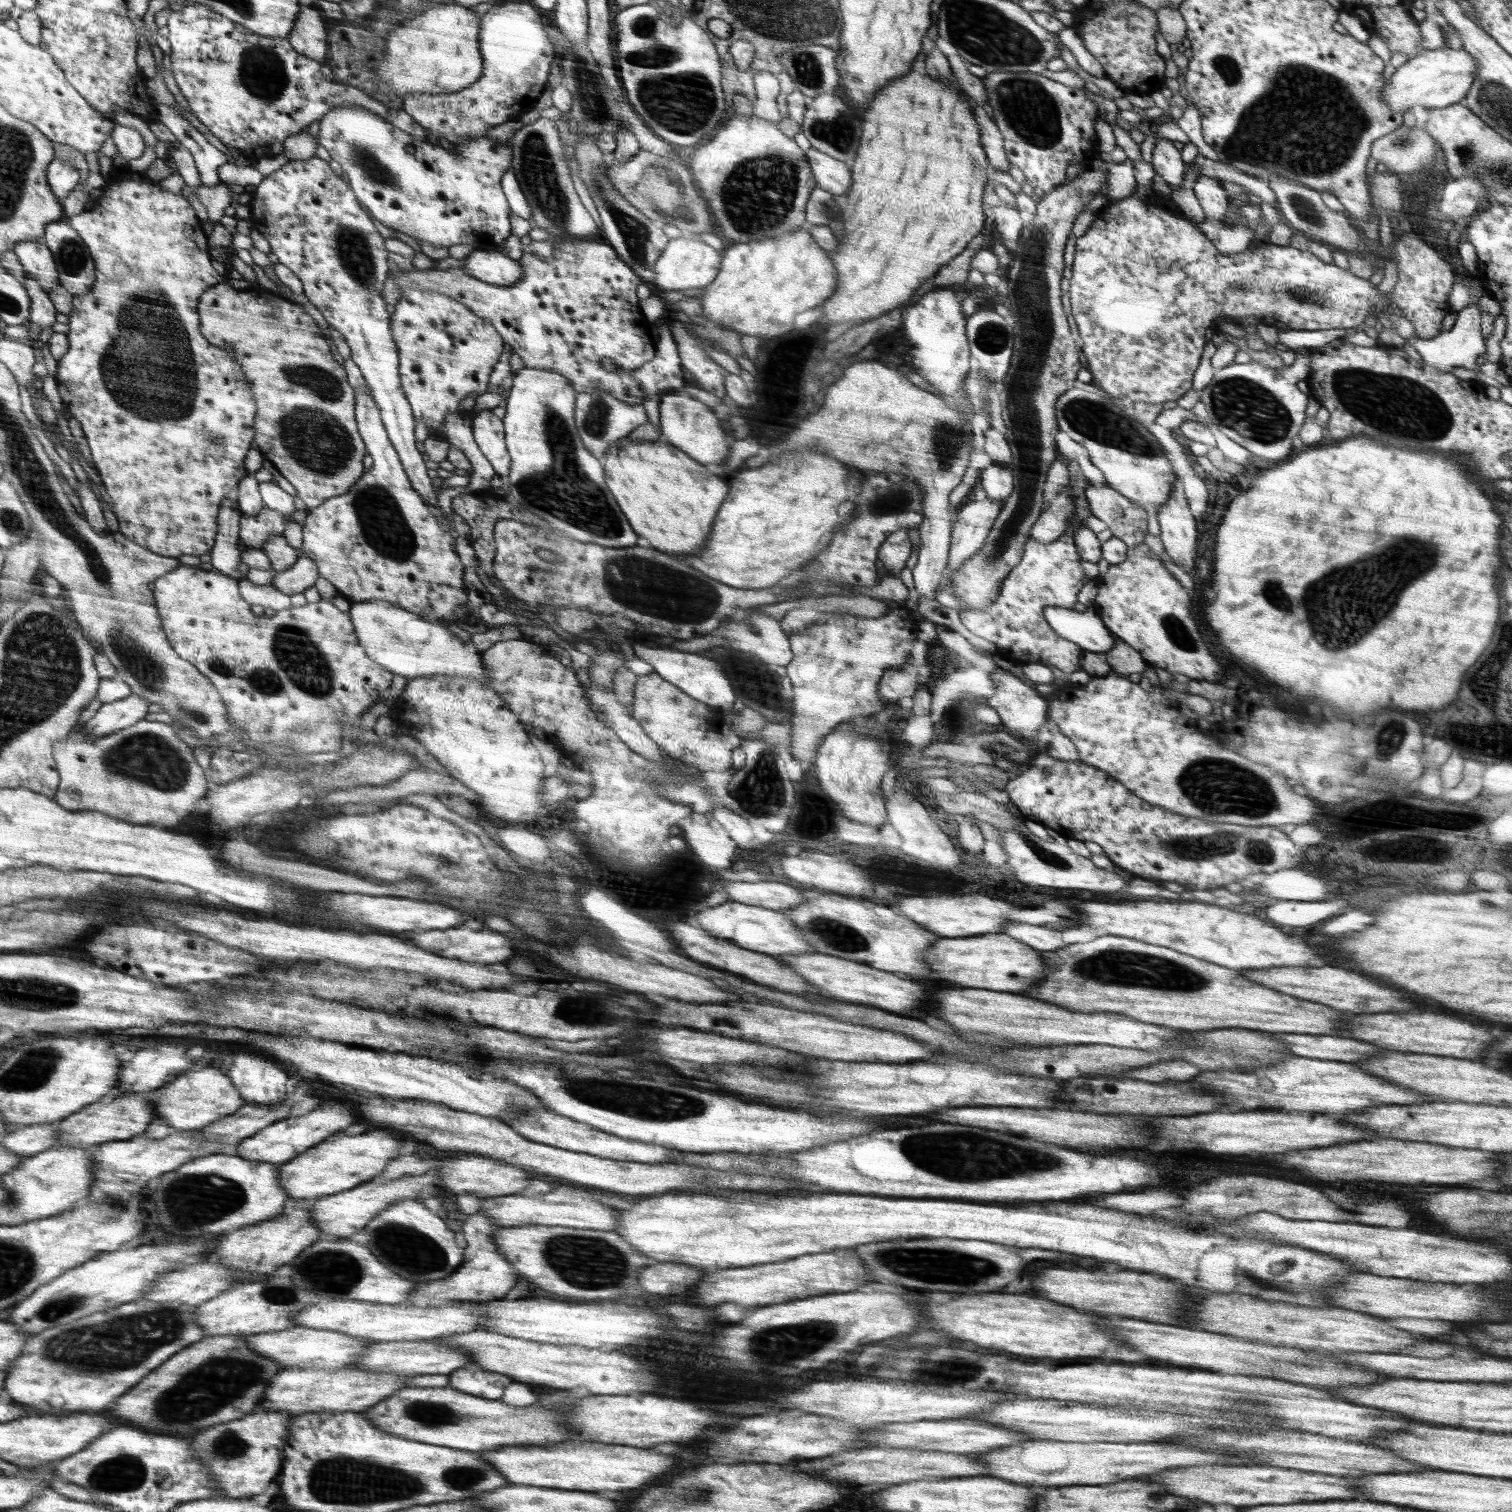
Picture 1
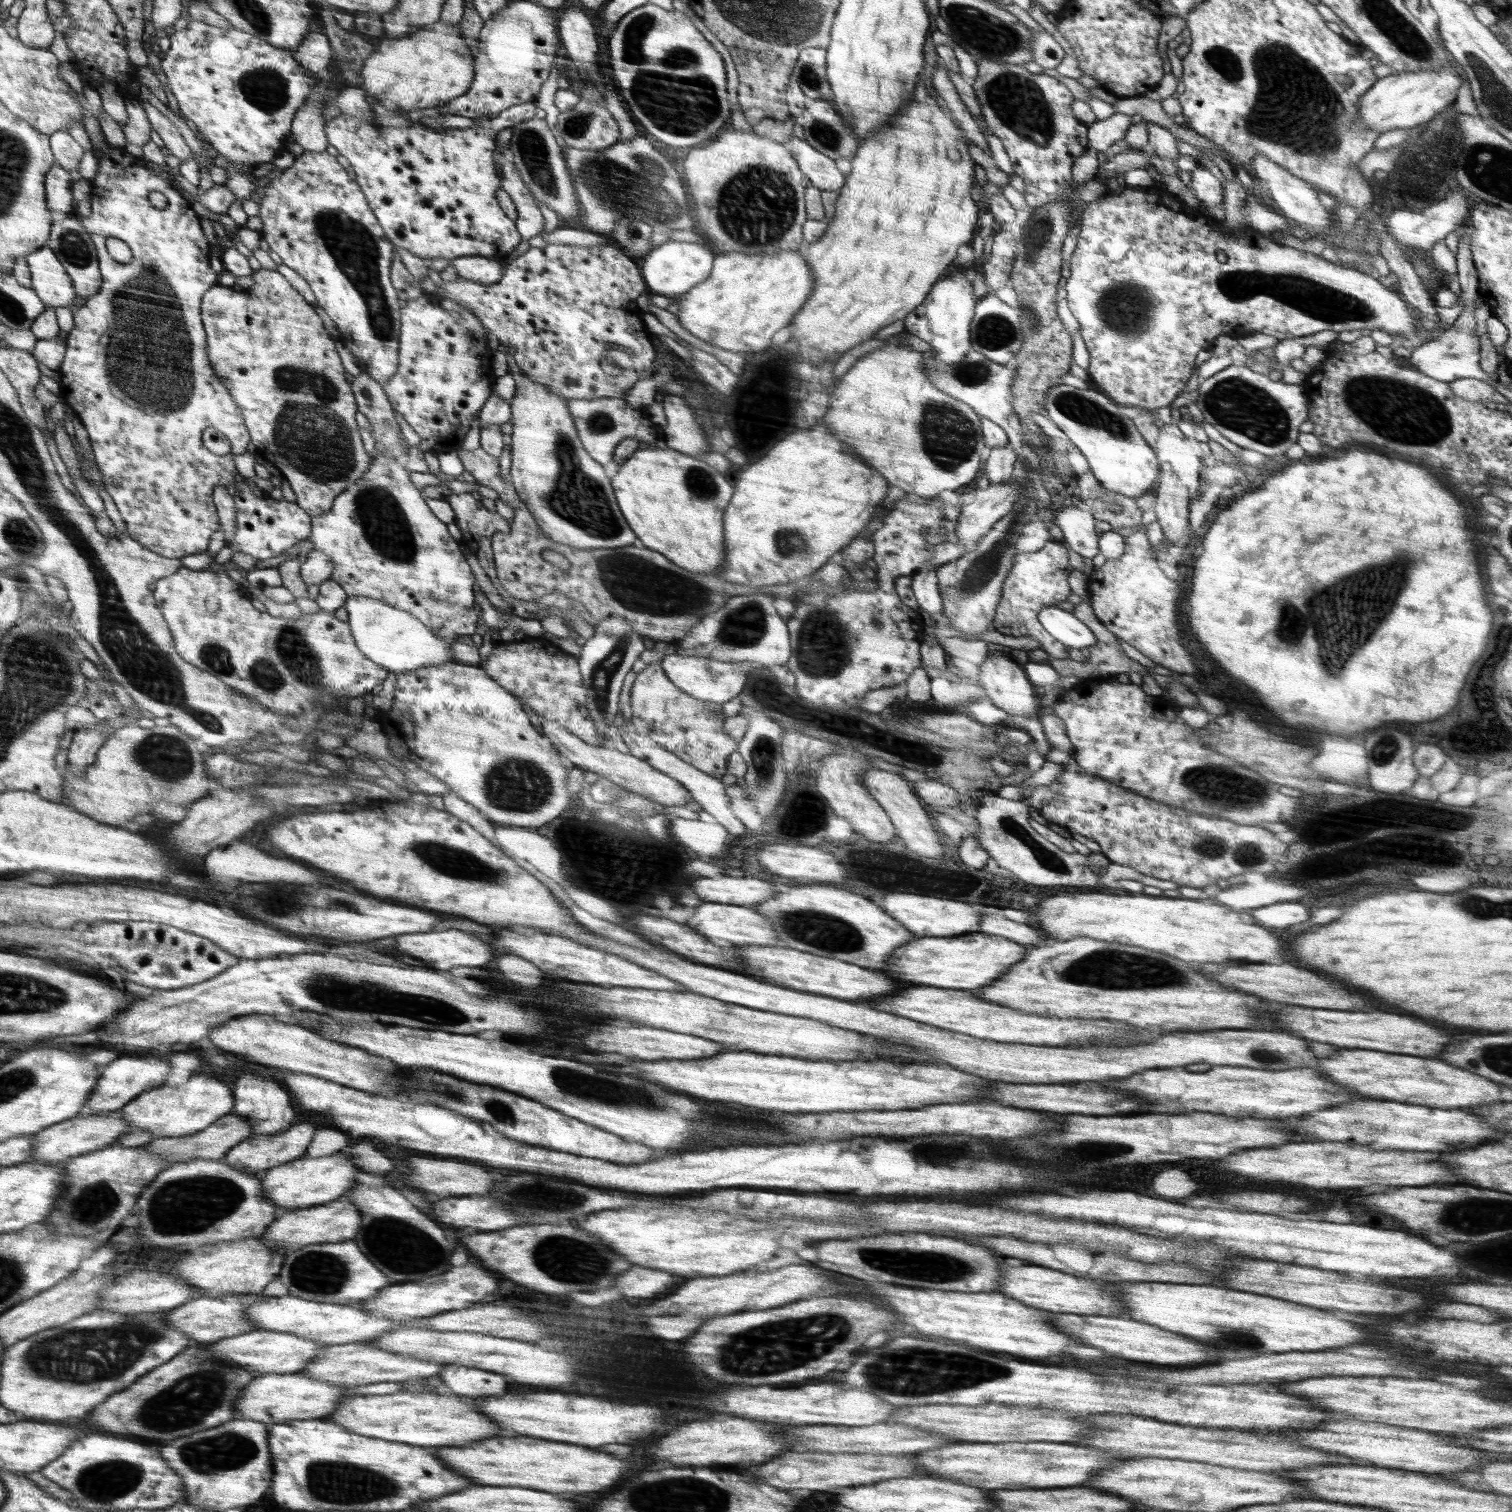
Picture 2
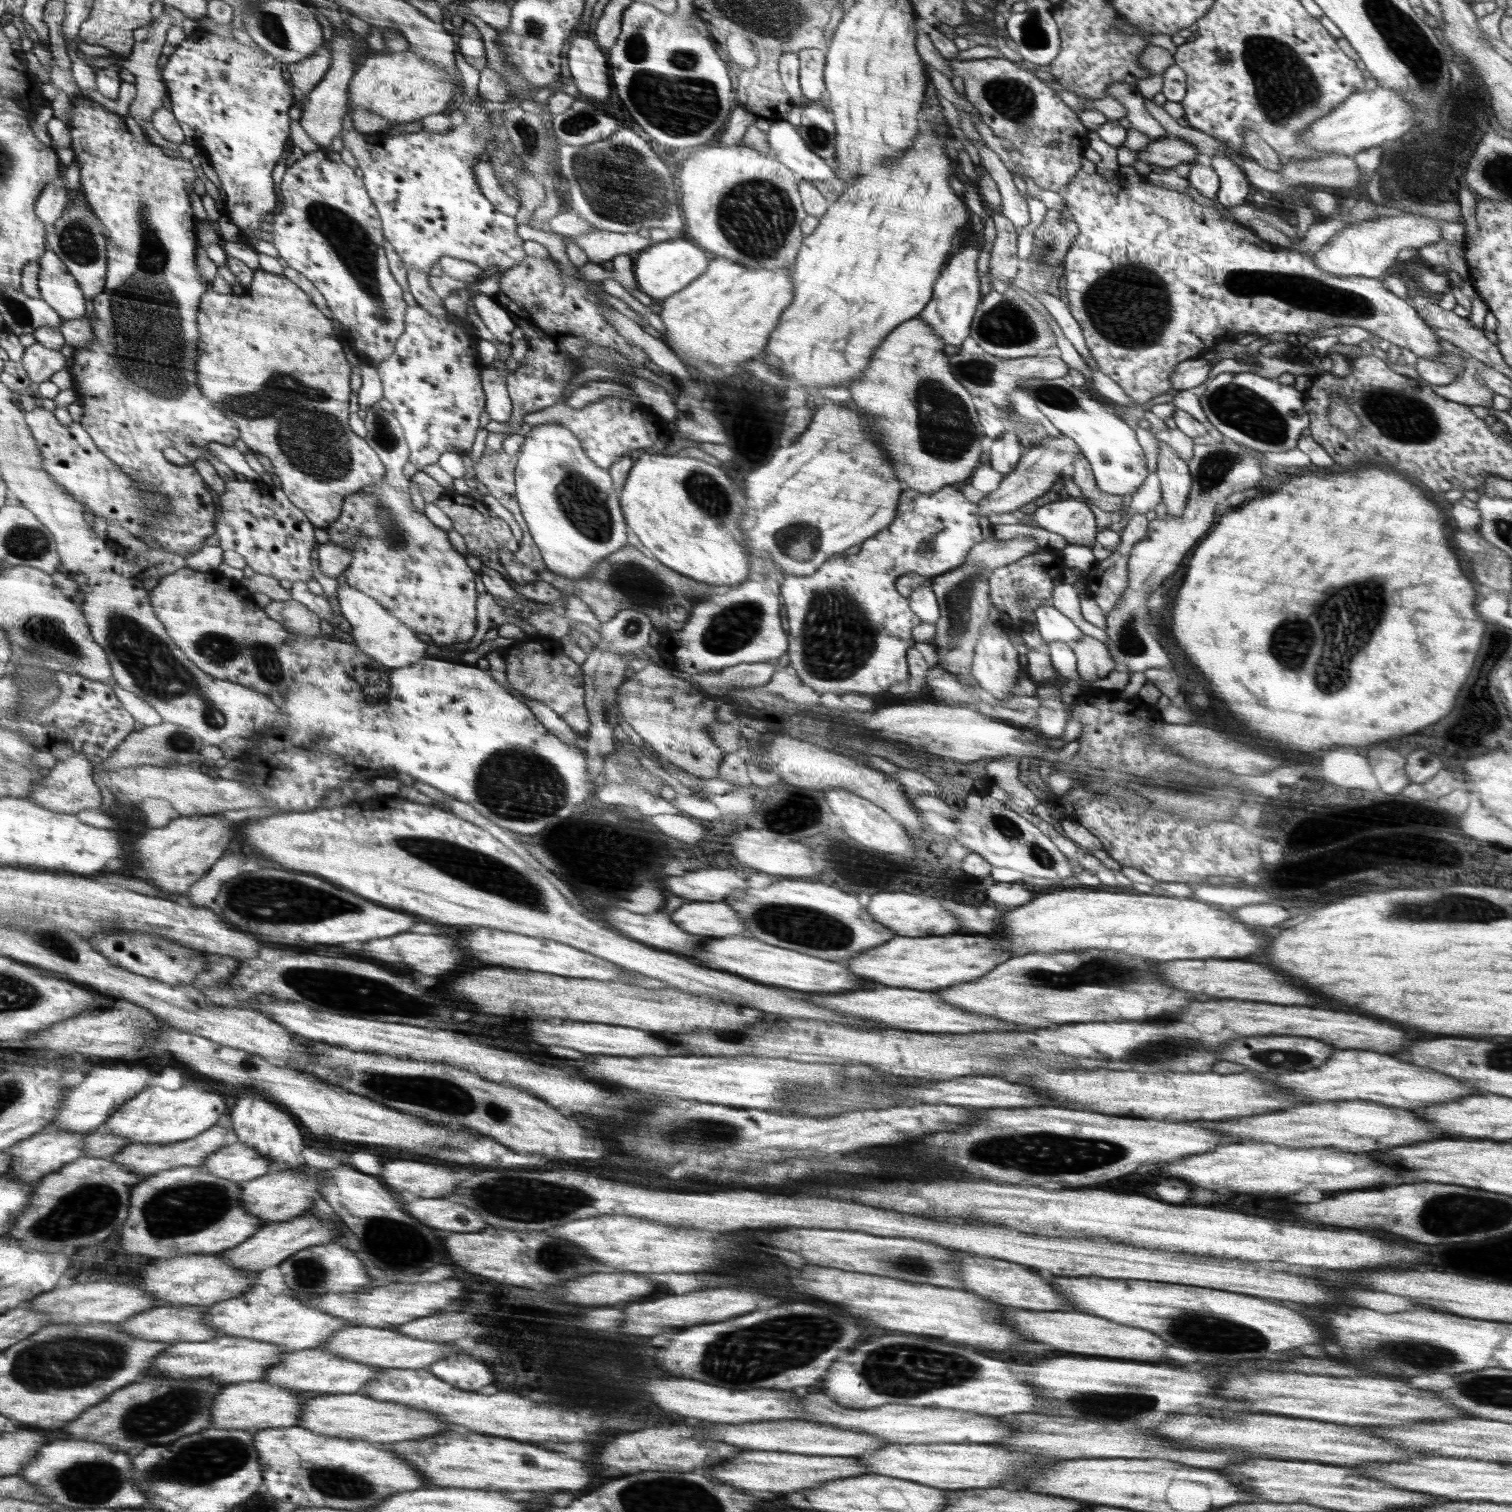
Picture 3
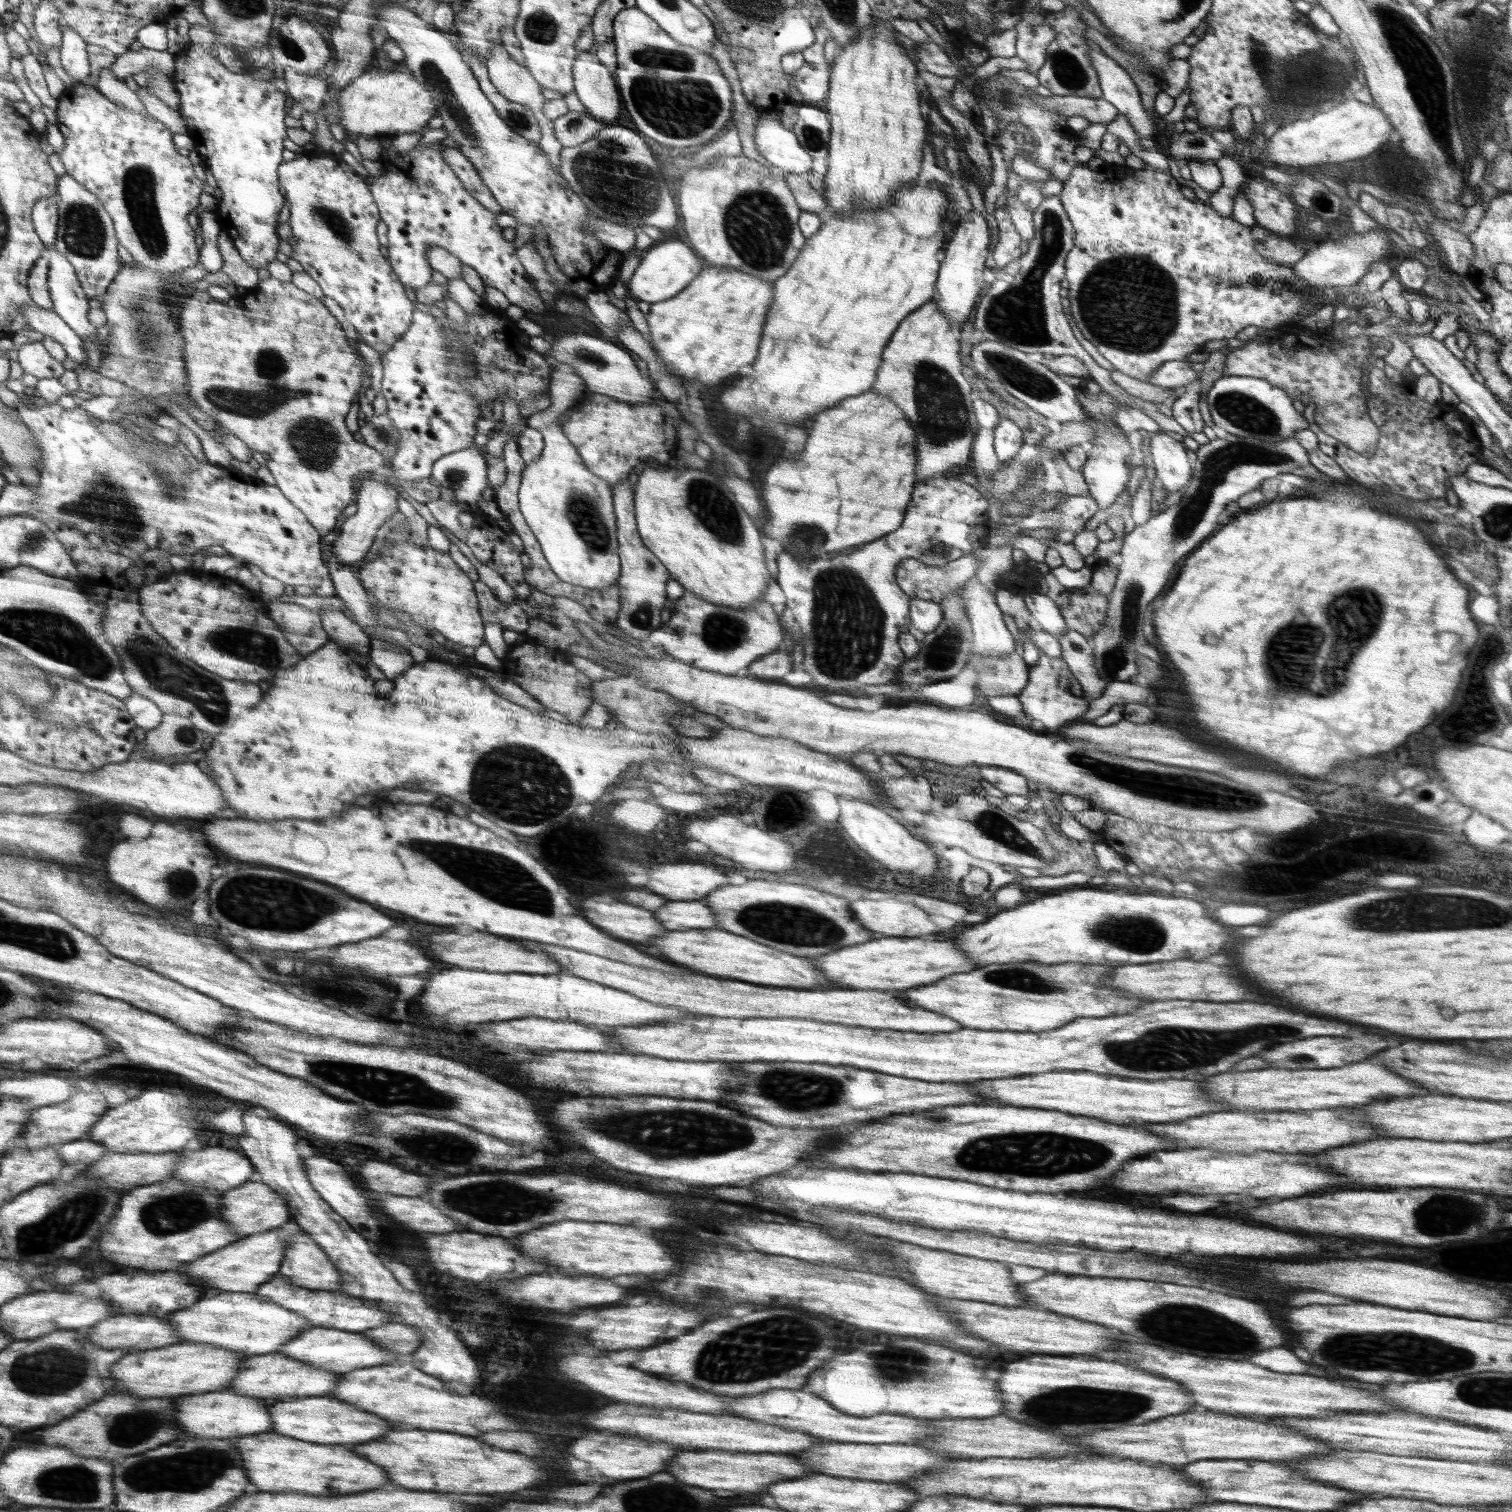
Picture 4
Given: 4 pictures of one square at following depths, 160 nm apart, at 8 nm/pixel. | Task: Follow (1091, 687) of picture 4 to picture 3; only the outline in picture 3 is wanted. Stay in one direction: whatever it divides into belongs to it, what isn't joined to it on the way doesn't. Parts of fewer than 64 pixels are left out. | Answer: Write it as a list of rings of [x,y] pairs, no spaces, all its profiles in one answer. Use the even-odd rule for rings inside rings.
[[[1084,635],[1082,640],[1072,640],[1067,645],[1076,655],[1076,670],[1082,680],[1094,682],[1116,670],[1108,647],[1100,640]]]

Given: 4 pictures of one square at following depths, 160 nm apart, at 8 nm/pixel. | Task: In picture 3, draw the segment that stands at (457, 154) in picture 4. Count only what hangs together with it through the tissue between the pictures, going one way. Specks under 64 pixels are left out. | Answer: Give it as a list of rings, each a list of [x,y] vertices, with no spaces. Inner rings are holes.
[[[482,159],[472,168],[476,183],[480,188],[480,193],[488,199],[488,201],[496,208],[496,210],[507,214],[508,216],[516,216],[520,210],[521,202],[517,199],[512,199],[502,191],[501,183],[498,183],[492,163],[487,159]]]

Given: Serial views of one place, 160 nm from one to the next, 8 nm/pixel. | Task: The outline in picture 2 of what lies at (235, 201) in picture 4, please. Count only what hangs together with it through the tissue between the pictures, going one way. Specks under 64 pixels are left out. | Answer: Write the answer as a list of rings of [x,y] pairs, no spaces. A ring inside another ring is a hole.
[[[191,17],[188,26],[182,31],[176,31],[170,37],[170,42],[171,47],[161,60],[161,68],[166,75],[167,88],[171,88],[178,101],[181,116],[192,120],[210,146],[230,161],[230,165],[226,166],[228,180],[225,188],[234,193],[236,201],[250,201],[250,196],[258,192],[254,178],[256,174],[250,173],[250,166],[258,167],[274,161],[278,154],[274,150],[282,148],[282,138],[290,132],[294,112],[304,107],[328,70],[324,69],[312,76],[287,48],[276,48],[238,28],[218,28]]]

